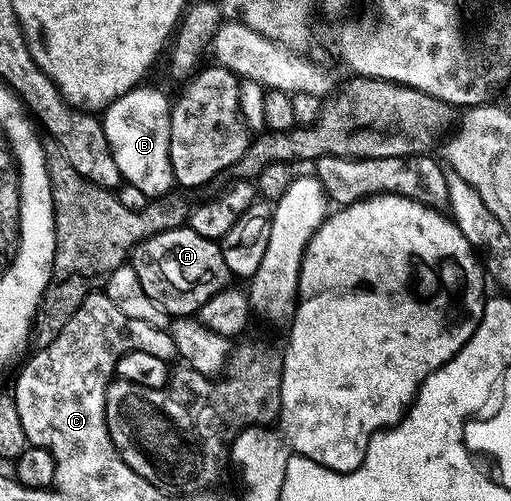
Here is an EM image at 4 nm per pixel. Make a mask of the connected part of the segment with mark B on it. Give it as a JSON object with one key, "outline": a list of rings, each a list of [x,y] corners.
{"outline":[[[145,87],[132,88],[127,94],[123,94],[115,102],[111,102],[109,107],[104,109],[103,123],[107,134],[107,142],[111,146],[115,158],[115,166],[119,166],[121,171],[122,181],[143,190],[143,194],[147,194],[150,198],[156,198],[170,195],[175,188],[173,171],[171,170],[171,154],[169,153],[171,100],[170,97],[165,97],[159,89]]]}

